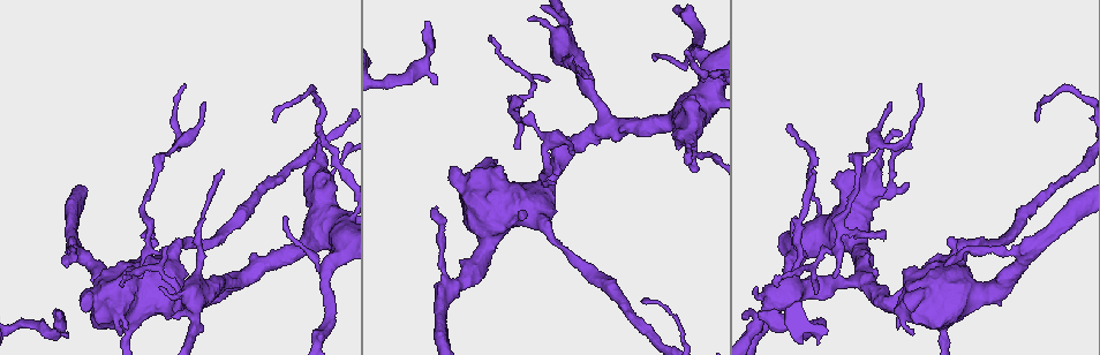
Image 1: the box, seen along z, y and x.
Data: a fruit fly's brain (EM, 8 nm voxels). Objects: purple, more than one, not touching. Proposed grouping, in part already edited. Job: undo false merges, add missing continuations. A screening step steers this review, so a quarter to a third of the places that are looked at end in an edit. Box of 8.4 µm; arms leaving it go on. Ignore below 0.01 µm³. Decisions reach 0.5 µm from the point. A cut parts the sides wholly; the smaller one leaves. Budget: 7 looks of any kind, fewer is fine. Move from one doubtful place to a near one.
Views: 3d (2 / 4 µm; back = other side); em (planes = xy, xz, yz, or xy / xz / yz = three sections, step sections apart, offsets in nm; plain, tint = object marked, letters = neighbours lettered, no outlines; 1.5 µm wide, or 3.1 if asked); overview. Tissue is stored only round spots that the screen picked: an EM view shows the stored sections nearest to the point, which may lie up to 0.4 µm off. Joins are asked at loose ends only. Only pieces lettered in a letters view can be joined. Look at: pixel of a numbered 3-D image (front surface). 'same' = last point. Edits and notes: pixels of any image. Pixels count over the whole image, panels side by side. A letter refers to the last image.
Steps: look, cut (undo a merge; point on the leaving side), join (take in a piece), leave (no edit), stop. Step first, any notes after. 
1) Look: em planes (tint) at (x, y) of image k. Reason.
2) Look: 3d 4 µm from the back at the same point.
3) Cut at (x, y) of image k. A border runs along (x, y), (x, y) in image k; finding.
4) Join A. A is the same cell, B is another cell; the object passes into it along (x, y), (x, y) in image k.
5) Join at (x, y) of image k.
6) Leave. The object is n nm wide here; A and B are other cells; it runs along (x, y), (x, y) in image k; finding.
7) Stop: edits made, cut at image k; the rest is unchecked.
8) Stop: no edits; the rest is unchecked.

Look: 3d 2 µm at (57, 311) of image 1. Branch stops here.

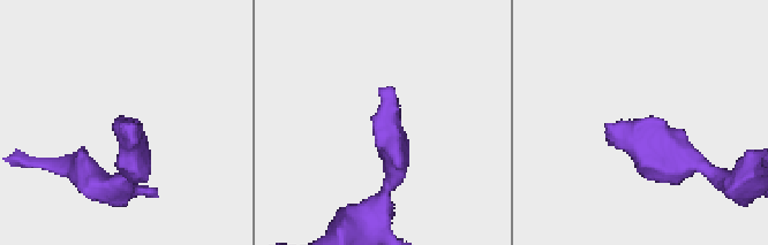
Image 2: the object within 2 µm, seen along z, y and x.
Look: em yz step 4 (letters) at (123, 122) of image 2.

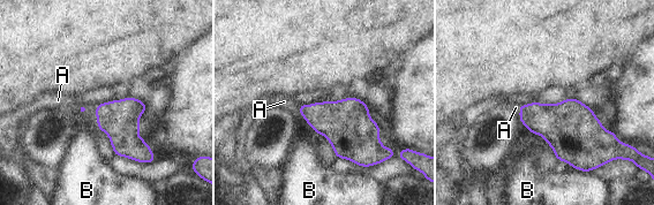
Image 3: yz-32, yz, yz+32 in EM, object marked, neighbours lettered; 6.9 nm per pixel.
Join A. The longest contact is with B, 190 nm; A is the same cell, B is another cell; the object passes into it along (336, 120), (301, 114), (284, 101) in image 3; it goes on there.

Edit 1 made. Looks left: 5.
Look: overview. See it whole again.

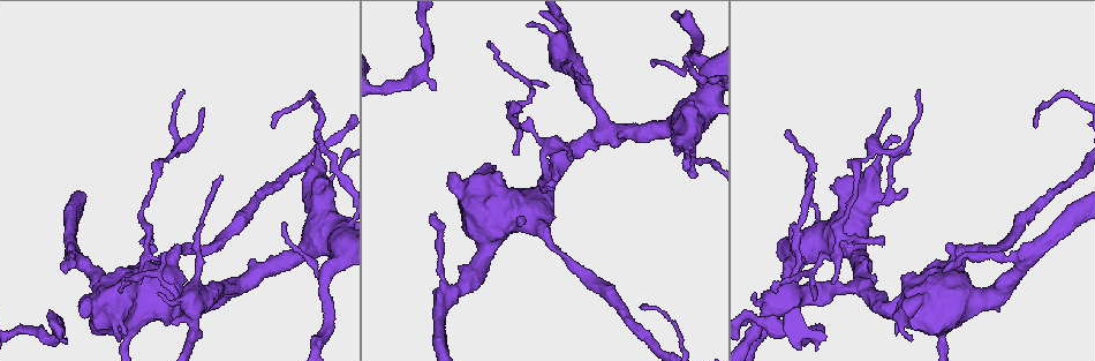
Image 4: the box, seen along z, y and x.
Look: em planes (tint) at (754, 327) of image 4. Calibre changes.

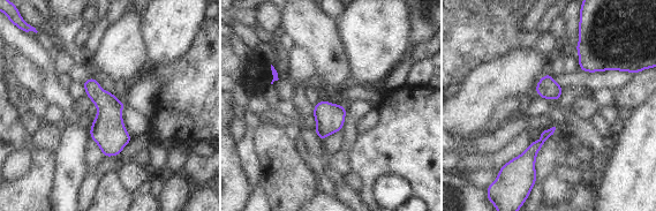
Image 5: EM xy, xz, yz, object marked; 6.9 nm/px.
Look: em planes (letters) at the same point.

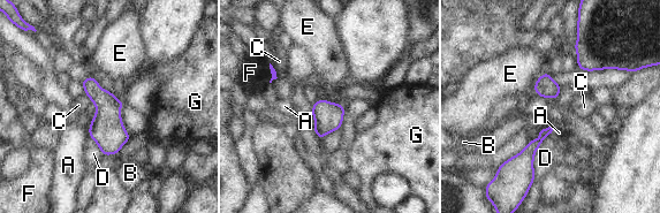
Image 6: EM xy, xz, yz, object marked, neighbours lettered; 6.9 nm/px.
Leave. A, B, C, D, E, F and G are other cells; a border runs along (538, 130), (539, 136), (530, 141) in image 6; continuous, no second cell.

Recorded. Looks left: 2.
Stop: edits made, join at image 3; the rest is unchecked.

